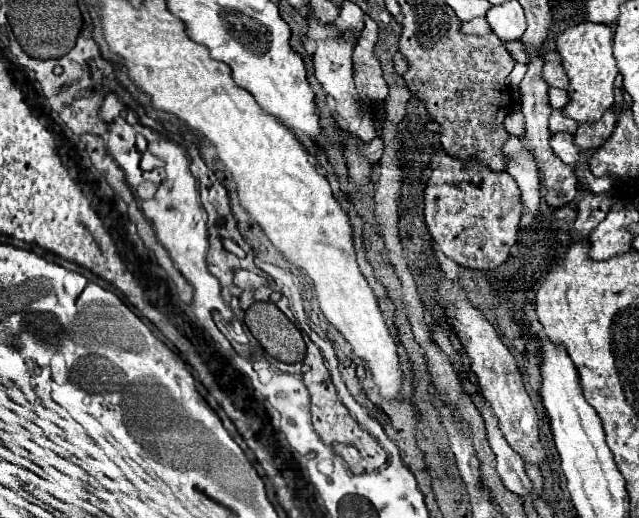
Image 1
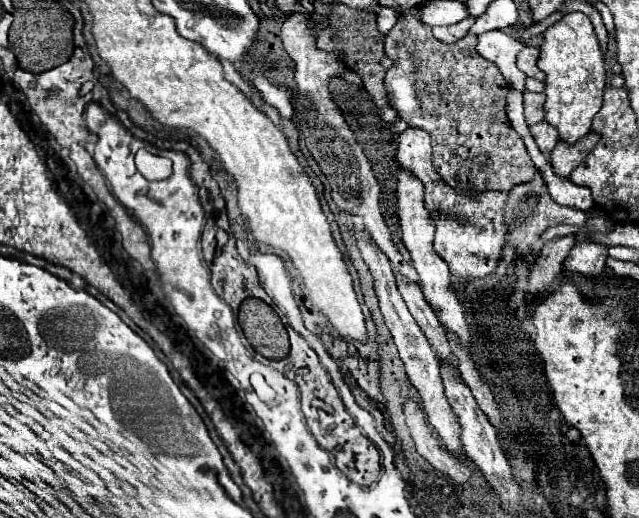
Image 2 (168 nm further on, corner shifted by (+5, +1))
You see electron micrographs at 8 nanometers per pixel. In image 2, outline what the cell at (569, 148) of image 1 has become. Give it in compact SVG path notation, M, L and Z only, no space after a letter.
M538 122L538 124L534 124L534 126L530 128L530 132L532 132L538 148L542 150L542 154L544 154L544 156L550 156L552 150L554 150L554 146L556 146L558 140L560 140L560 138L558 138L558 130L554 130L554 126L550 126L548 122Z

